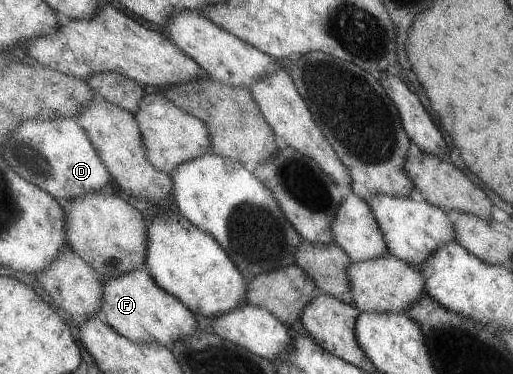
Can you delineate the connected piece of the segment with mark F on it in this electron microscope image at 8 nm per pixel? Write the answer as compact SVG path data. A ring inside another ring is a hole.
M137 269L120 277L102 277L104 284L104 303L102 317L119 334L138 343L158 342L163 346L174 348L174 343L192 337L199 331L195 313L174 294L160 287L149 274Z

